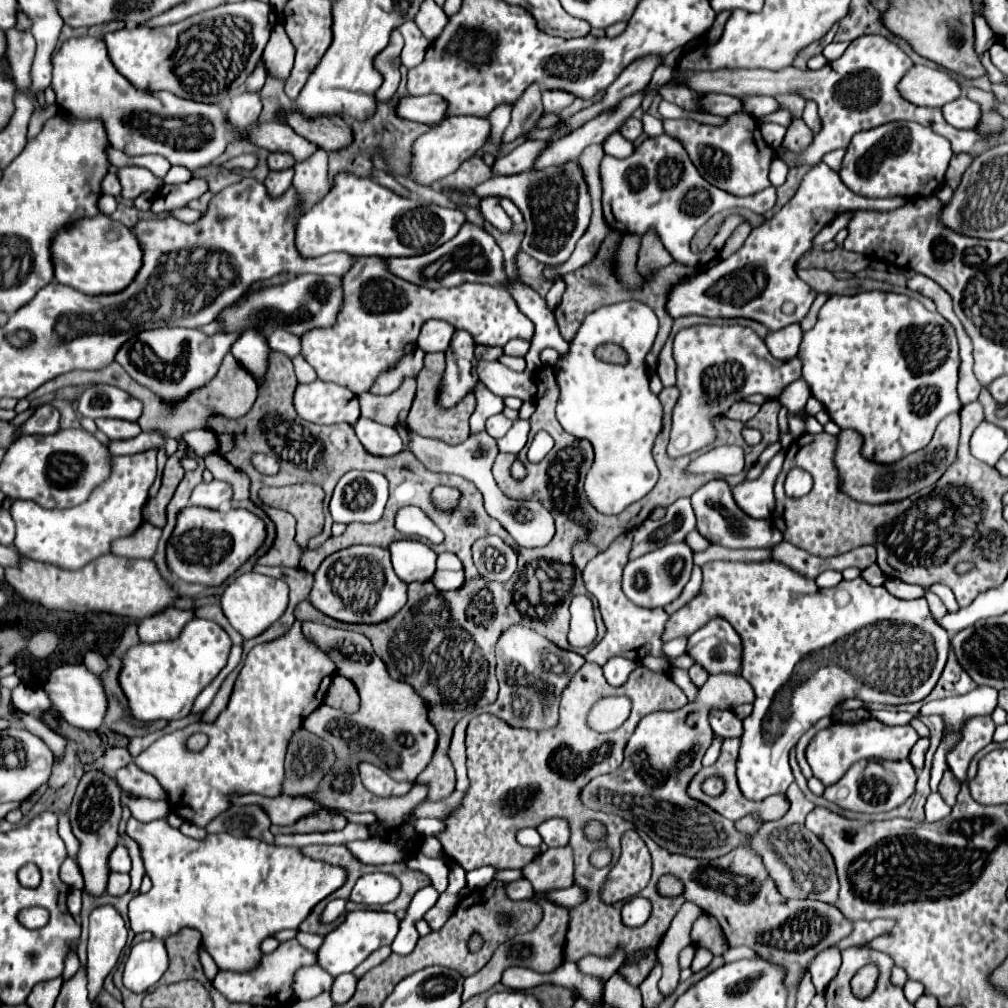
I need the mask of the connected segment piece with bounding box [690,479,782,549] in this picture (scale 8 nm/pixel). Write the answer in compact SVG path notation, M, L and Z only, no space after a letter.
M710 481L702 489L698 489L692 497L692 509L698 519L698 531L712 543L718 543L728 549L742 549L742 547L774 547L776 543L782 541L782 533L770 523L768 519L758 519L754 521L752 517L744 515L734 499L732 491L726 481Z

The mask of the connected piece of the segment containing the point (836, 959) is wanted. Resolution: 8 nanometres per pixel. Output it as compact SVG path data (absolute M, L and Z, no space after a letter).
M830 947L816 955L816 959L810 963L810 973L812 973L812 983L816 985L818 991L824 991L828 983L836 977L840 969L840 951L836 947Z

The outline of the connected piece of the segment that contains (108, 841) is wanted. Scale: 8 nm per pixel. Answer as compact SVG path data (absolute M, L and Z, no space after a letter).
M90 769L82 775L74 801L70 805L70 825L72 833L80 841L78 865L84 875L84 889L92 895L102 895L106 891L110 867L108 859L112 849L118 845L118 823L122 819L122 791L114 773L104 769Z

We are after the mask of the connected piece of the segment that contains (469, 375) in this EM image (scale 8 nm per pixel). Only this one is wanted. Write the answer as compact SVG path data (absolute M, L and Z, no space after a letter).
M468 331L454 333L450 347L446 351L446 373L444 373L444 387L442 387L444 407L456 405L476 385L478 381L476 361L472 361L476 359L474 347L476 343Z

